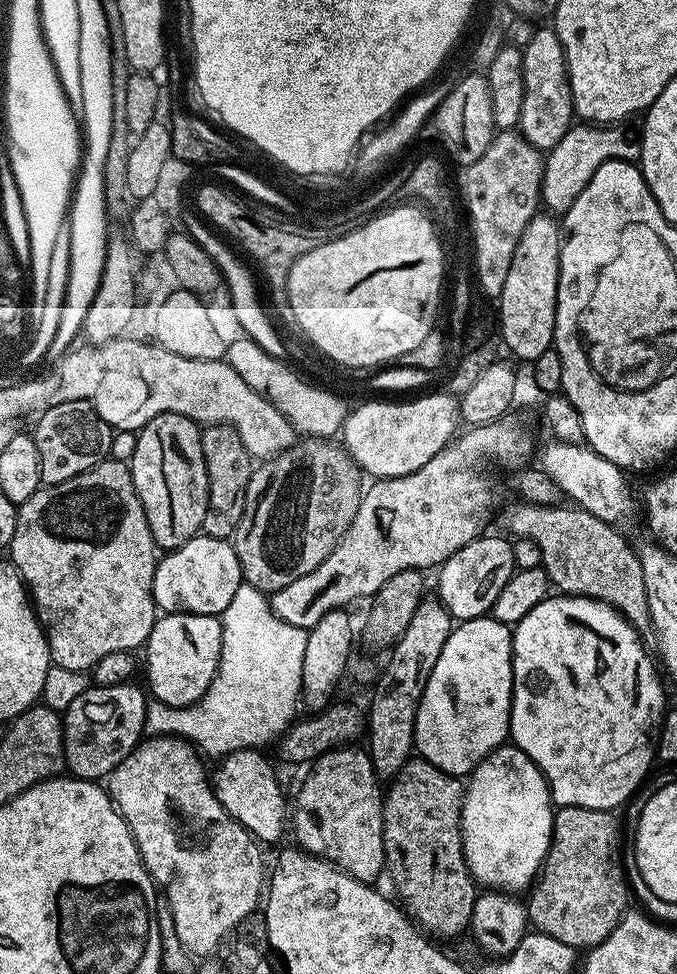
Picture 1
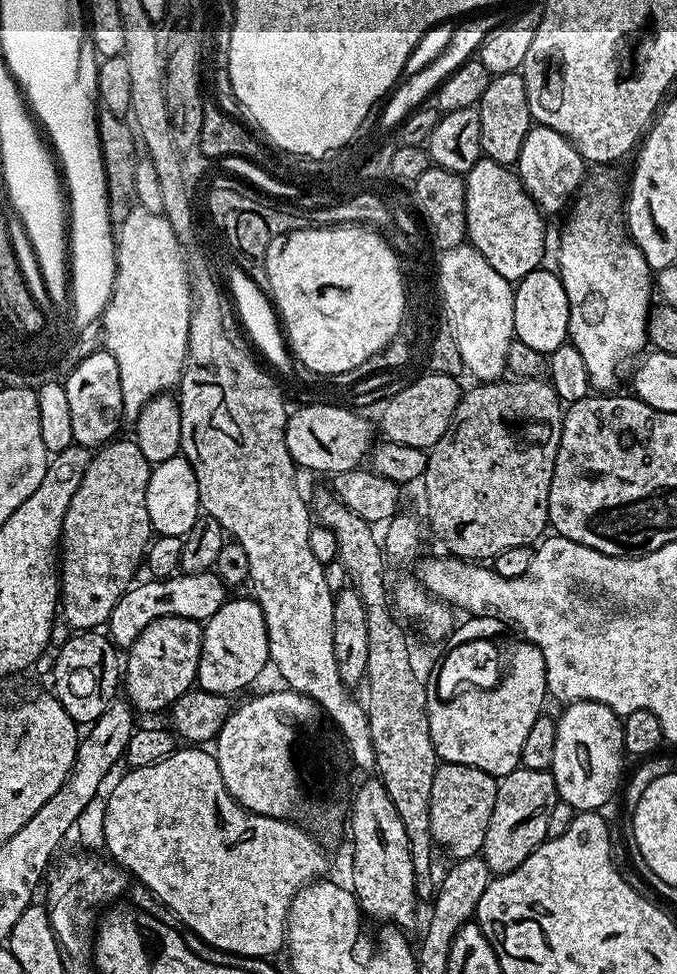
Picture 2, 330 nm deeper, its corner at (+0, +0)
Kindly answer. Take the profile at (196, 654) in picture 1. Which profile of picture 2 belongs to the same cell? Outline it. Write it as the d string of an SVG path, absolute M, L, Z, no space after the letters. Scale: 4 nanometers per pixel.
M255 599L225 600L223 606L203 625L202 654L198 662L196 684L201 692L231 697L232 692L248 688L269 667L266 622Z

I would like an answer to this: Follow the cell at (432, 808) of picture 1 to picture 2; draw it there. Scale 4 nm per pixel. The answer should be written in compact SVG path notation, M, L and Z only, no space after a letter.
M441 763L434 774L430 793L430 830L433 841L440 844L456 860L481 855L486 826L494 814L497 777L486 774L474 766Z

